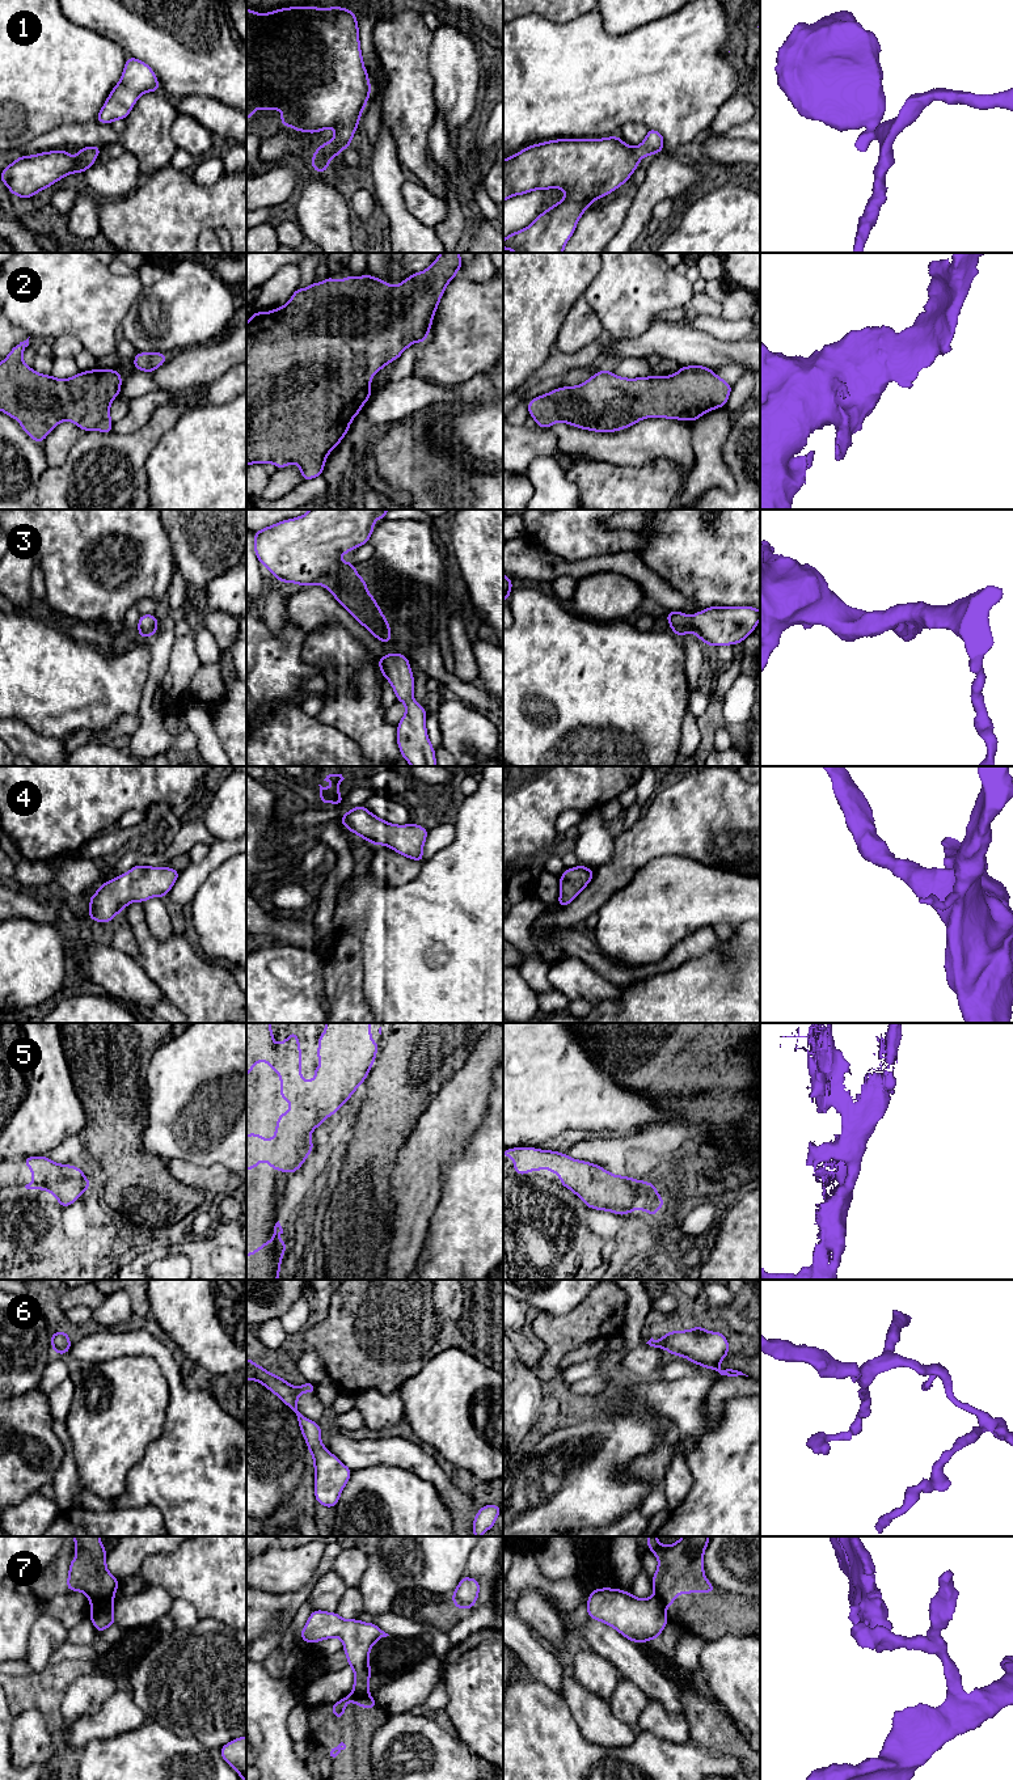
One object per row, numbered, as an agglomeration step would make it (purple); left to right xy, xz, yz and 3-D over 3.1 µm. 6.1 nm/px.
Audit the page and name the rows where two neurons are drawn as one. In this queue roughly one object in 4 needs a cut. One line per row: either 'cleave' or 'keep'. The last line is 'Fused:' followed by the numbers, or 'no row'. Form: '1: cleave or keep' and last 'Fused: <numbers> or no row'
1: keep
2: keep
3: keep
4: keep
5: keep
6: keep
7: cleave
Fused: 7

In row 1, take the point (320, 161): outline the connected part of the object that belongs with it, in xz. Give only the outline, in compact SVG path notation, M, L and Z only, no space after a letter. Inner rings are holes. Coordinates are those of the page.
M291 7L259 14L246 9L246 121L257 109L280 110L279 126L300 132L317 134L334 128L335 136L316 148L311 166L320 174L326 172L333 156L339 157L359 127L360 115L371 94L371 83L363 64L356 14L349 8Z

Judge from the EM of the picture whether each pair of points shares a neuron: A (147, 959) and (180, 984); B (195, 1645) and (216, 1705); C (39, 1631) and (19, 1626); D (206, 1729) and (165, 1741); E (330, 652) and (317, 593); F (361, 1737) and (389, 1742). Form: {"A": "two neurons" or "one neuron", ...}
{"A": "one neuron", "B": "one neuron", "C": "two neurons", "D": "two neurons", "E": "two neurons", "F": "two neurons"}

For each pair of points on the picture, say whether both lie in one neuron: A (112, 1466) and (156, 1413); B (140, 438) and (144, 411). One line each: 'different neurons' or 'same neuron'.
A: same neuron
B: different neurons

